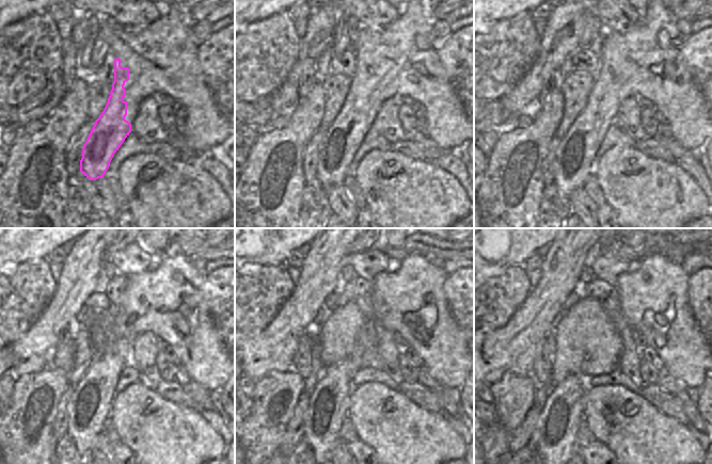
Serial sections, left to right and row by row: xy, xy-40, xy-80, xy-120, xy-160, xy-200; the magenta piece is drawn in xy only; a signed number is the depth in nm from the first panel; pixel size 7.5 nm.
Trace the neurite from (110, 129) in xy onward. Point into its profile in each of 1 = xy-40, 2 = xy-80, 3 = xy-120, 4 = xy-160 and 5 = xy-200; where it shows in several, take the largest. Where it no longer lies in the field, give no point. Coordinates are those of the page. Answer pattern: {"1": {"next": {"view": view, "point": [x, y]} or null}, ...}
{"1": {"next": {"view": "xy-40", "point": [341, 142]}}, "2": {"next": {"view": "xy-80", "point": [575, 150]}}, "3": {"next": {"view": "xy-120", "point": [91, 401]}}, "4": {"next": {"view": "xy-160", "point": [329, 400]}}, "5": {"next": {"view": "xy-200", "point": [563, 411]}}}

